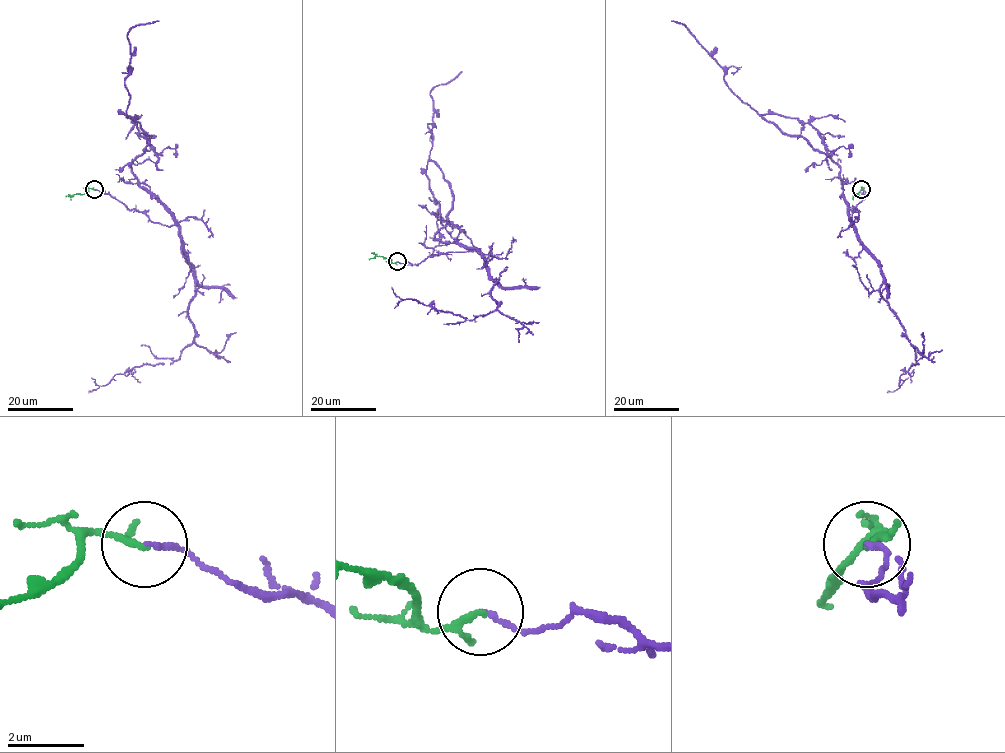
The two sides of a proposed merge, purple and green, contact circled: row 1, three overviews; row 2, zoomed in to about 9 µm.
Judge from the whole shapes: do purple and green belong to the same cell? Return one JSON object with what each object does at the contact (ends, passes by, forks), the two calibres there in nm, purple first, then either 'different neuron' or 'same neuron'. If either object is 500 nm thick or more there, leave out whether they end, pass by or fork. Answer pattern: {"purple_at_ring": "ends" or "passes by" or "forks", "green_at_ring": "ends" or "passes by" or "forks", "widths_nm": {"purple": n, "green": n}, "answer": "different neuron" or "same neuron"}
{"purple_at_ring": "ends", "green_at_ring": "passes by", "widths_nm": {"purple": 130, "green": 120}, "answer": "different neuron"}

